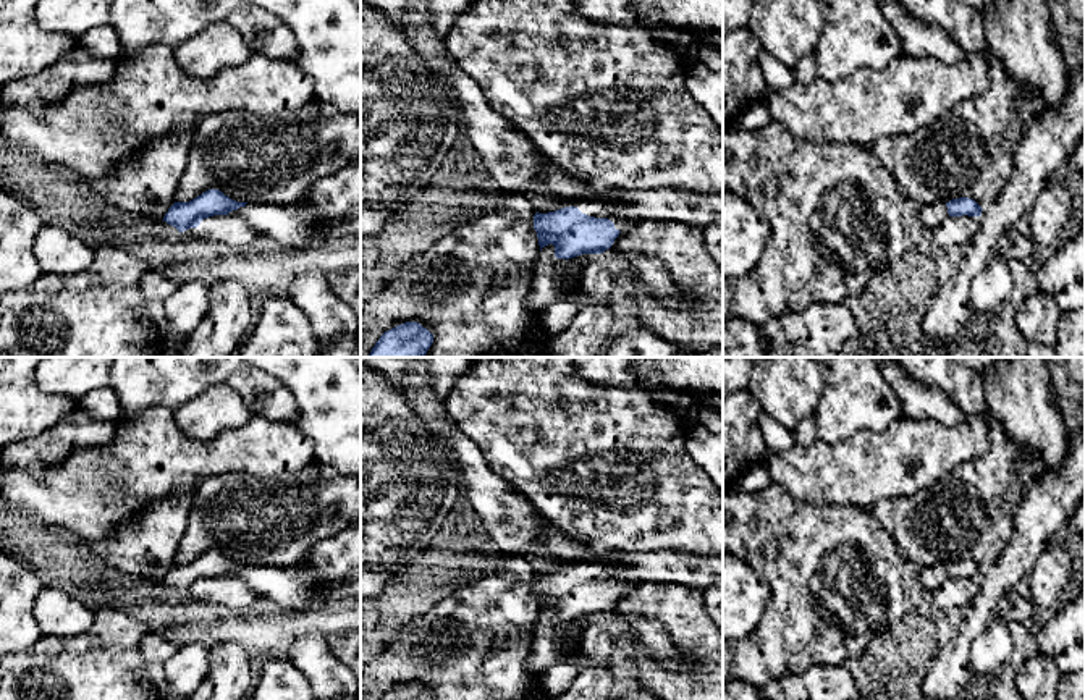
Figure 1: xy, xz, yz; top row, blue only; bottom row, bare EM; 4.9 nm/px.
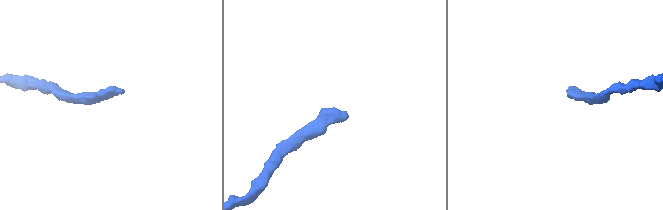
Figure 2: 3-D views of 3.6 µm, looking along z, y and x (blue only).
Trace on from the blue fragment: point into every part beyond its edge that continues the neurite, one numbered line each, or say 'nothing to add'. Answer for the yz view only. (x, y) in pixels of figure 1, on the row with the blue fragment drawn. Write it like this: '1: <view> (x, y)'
1: yz (932, 215)

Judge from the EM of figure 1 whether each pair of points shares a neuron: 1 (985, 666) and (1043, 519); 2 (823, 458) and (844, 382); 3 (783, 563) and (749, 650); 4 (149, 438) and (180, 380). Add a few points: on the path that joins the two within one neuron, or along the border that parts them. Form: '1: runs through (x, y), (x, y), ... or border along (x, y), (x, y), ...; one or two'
1: border along (998, 616), (972, 644); two
2: border along (864, 432), (854, 432), (835, 443), (819, 438); two
3: runs through (783, 584), (783, 616), (770, 629); one
4: border along (173, 411), (164, 406), (146, 406), (128, 414); two

